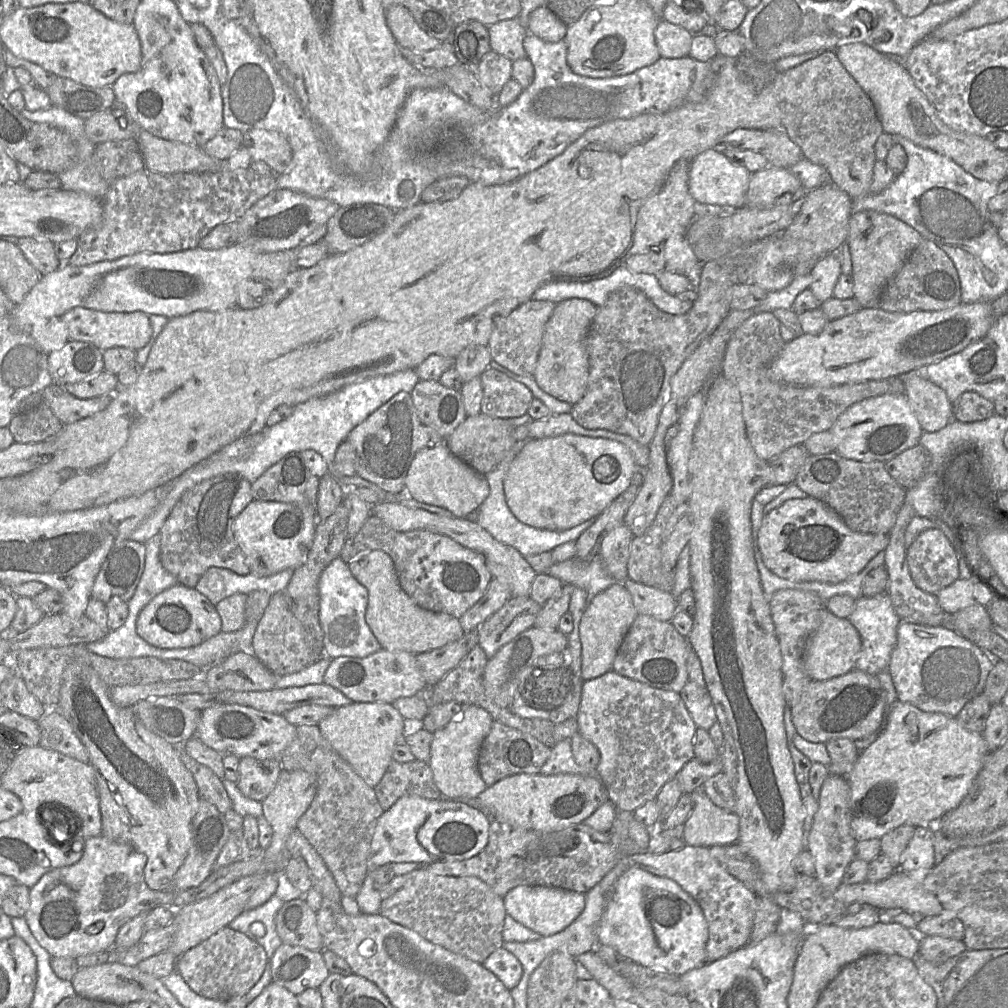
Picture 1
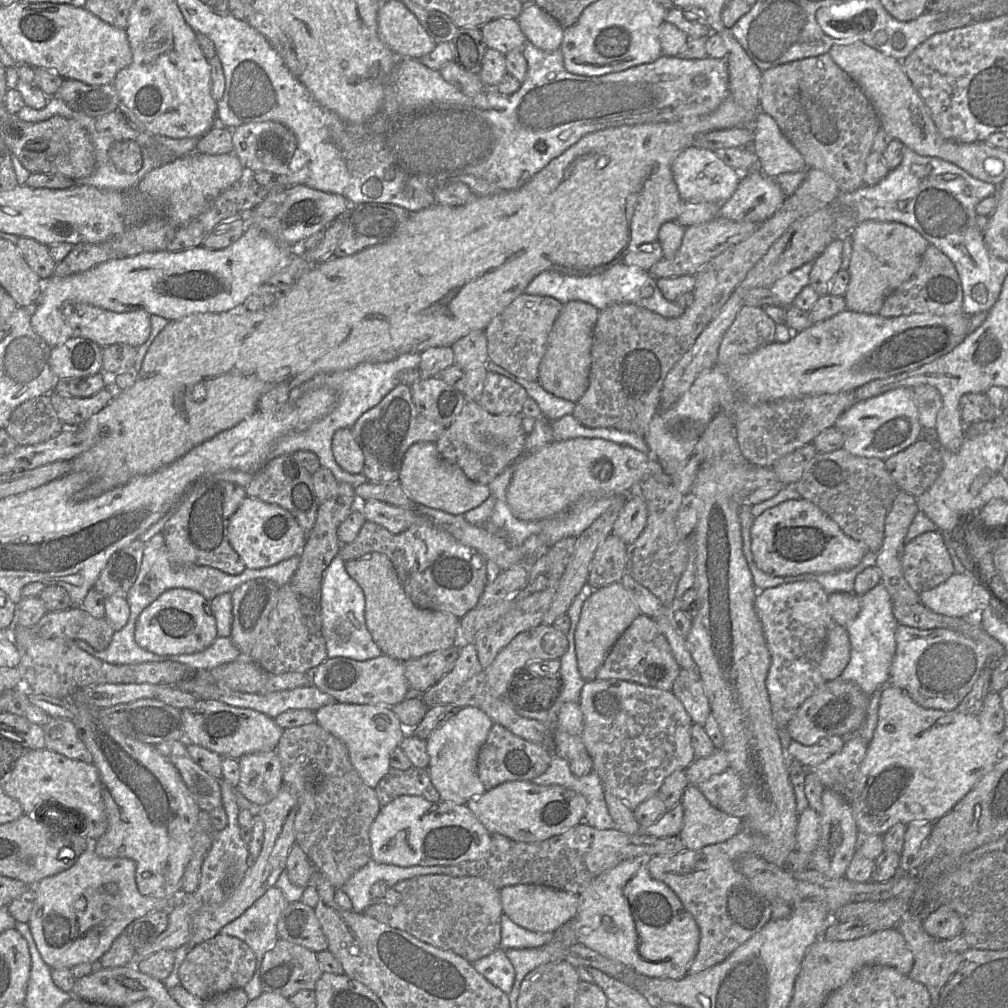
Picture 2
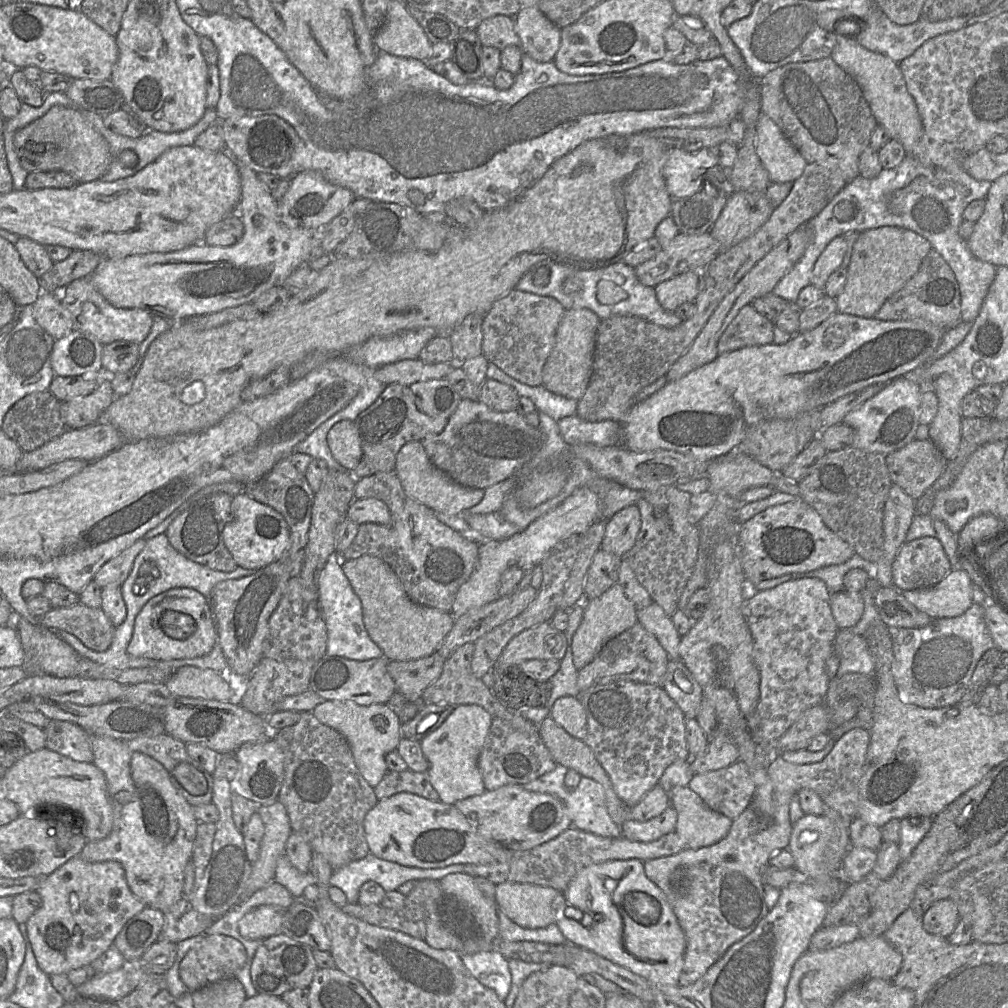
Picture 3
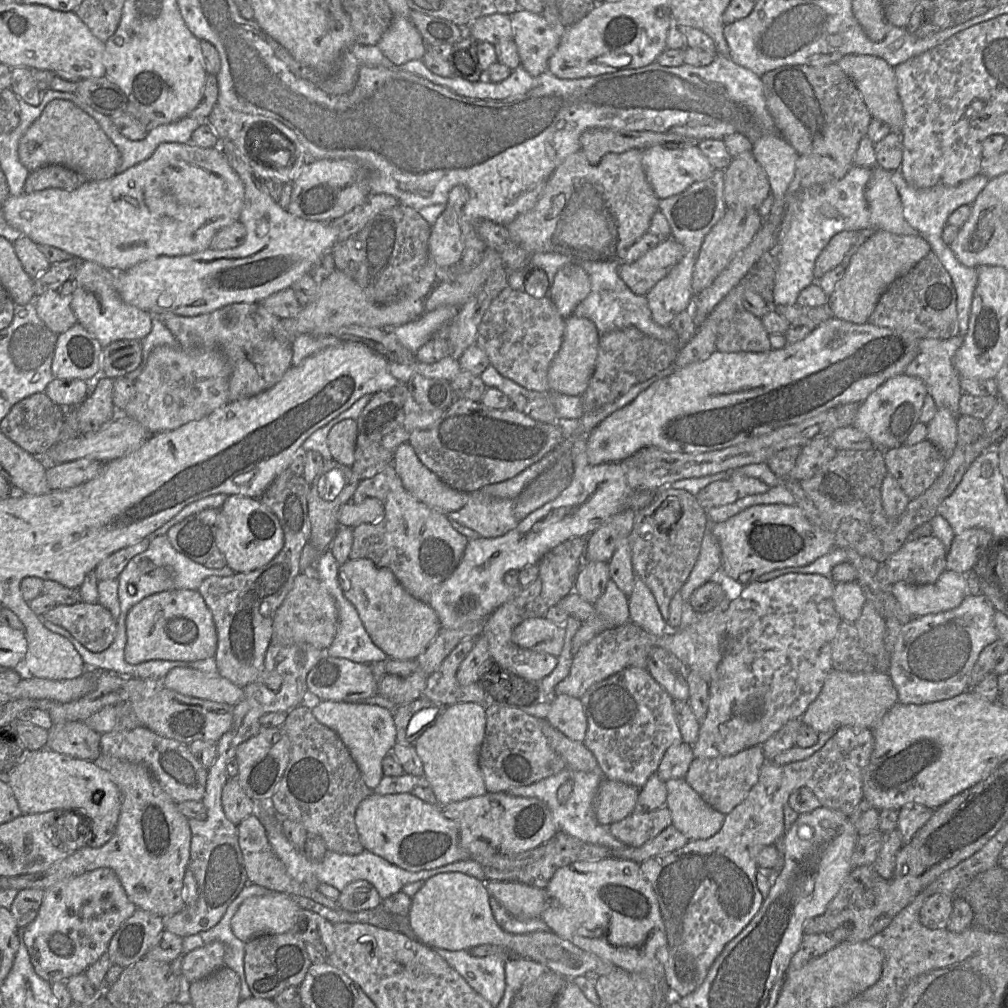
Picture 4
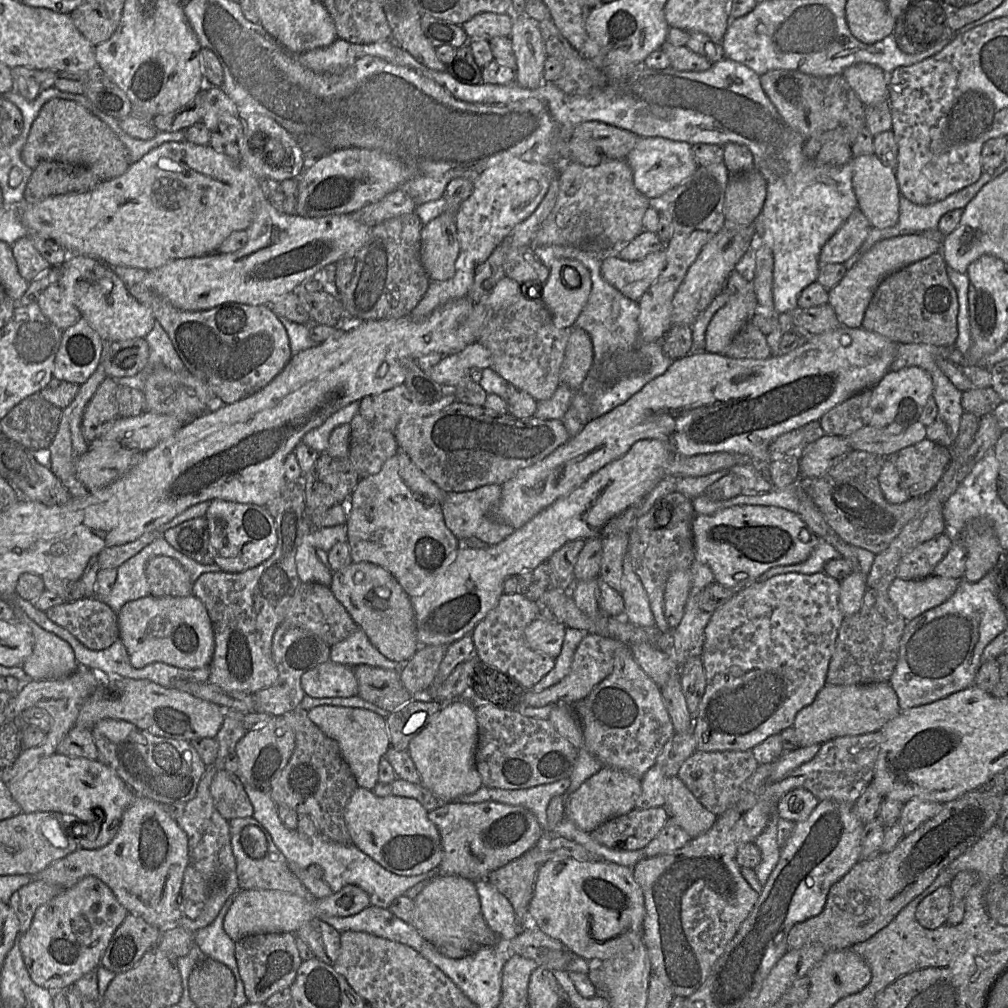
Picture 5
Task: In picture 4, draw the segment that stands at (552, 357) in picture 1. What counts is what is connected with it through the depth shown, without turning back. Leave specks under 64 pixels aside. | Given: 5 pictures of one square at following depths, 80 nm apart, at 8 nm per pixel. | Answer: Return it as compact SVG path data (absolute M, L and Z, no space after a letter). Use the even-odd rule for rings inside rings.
M572 314L566 319L562 345L548 370L550 391L569 396L582 396L595 371L598 356L599 333L595 324L584 317Z

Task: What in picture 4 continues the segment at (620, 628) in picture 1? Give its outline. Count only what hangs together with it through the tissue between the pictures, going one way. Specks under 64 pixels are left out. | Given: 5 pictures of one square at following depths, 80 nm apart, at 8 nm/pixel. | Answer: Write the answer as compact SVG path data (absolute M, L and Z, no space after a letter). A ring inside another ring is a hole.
M610 580L603 595L592 604L595 616L585 621L572 640L572 657L596 635L630 622L628 597Z

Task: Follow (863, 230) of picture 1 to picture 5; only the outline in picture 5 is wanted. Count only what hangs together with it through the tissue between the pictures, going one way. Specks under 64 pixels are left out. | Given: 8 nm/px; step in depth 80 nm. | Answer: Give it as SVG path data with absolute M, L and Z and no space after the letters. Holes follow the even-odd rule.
M920 234L901 235L877 242L866 253L864 253L849 270L847 270L841 281L829 290L828 304L835 311L841 326L846 326L847 328L861 328L865 311L877 286L893 272L922 260L936 252L942 252L942 241L937 241Z

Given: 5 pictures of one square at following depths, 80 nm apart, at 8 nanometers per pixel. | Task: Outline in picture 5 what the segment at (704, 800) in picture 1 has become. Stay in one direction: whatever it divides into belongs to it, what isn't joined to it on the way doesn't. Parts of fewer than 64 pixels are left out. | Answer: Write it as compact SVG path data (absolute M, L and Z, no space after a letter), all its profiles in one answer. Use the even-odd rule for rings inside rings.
M669 778L669 794L667 801L663 808L668 810L668 817L673 818L677 824L693 838L696 838L707 831L709 831L718 816L708 811L685 786L685 784L678 778Z

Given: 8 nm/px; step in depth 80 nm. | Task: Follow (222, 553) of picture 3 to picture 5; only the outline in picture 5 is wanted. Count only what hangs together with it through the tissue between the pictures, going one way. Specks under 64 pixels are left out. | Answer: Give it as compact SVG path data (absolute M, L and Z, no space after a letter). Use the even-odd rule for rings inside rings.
M204 516L186 520L163 532L162 537L177 551L204 565L214 564L209 531Z

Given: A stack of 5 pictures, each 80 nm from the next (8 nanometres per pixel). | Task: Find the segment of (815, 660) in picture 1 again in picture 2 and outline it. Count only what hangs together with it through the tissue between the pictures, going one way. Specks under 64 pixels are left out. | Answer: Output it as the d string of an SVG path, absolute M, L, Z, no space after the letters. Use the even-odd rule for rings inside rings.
M833 623L827 635L826 647L820 662L823 680L839 678L850 660L851 645L849 634L844 626Z

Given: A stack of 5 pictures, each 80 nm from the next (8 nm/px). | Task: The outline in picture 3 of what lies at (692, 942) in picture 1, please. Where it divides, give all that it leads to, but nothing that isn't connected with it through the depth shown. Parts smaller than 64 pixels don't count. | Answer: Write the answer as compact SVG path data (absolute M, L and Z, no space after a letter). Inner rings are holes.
M612 860L588 866L569 883L563 896L566 908L555 925L568 942L629 969L654 986L678 985L686 950L685 934L665 894L647 878L643 861Z

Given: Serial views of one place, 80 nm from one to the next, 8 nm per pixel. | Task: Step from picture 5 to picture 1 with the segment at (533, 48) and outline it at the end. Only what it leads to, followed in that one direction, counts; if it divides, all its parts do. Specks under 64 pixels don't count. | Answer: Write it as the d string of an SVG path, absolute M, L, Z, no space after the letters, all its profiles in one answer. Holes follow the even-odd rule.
M542 6L529 14L526 28L529 34L555 43L565 38L568 26L548 7Z

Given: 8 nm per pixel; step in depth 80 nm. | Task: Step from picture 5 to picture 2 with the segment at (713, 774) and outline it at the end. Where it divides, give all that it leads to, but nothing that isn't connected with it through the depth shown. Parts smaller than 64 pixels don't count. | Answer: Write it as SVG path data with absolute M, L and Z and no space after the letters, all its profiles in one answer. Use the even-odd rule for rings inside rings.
M731 768L699 783L697 788L715 808L728 815L745 819L745 788L741 777Z

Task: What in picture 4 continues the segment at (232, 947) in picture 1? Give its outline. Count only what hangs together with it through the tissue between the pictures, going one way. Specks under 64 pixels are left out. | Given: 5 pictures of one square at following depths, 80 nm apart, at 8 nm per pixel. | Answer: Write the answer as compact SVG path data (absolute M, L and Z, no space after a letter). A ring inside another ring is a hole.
M219 941L205 944L189 952L182 962L182 974L189 983L204 979L225 966L226 947Z

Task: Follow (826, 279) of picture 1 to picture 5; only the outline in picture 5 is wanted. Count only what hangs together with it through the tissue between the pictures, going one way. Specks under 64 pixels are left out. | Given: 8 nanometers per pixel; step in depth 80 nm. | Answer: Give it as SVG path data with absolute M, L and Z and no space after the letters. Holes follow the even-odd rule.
M859 207L855 208L847 220L822 247L819 268L831 263L843 263L862 246L871 229L871 224Z

